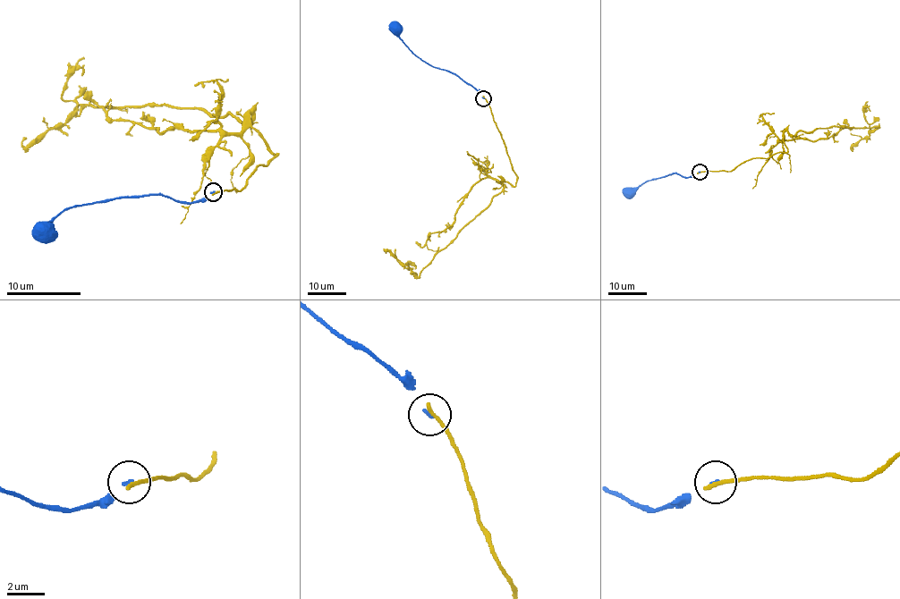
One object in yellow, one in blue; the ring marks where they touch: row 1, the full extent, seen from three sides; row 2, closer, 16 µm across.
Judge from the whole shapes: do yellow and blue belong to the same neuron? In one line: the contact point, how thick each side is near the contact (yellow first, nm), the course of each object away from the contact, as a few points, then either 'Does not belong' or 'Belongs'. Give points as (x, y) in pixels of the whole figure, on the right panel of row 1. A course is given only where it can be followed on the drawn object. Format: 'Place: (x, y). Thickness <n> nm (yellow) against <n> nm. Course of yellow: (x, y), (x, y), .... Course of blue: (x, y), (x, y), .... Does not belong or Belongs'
Place: (700, 172). Thickness 240 nm (yellow) against 140 nm. Course of yellow: (699, 172), (732, 171), (751, 158), (786, 152), (785, 131), (878, 128), (852, 147), (853, 143). Course of blue: (700, 172), (686, 177), (675, 172), (645, 181), (632, 194), (629, 193). Does not belong

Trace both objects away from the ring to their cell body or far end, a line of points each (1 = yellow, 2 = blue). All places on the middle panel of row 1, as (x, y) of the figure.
1: (483, 97), (517, 175), (515, 185), (504, 181), (504, 189), (491, 203), (419, 275), (386, 252)
2: (483, 98), (480, 92), (454, 74), (420, 60), (393, 31), (395, 28)

